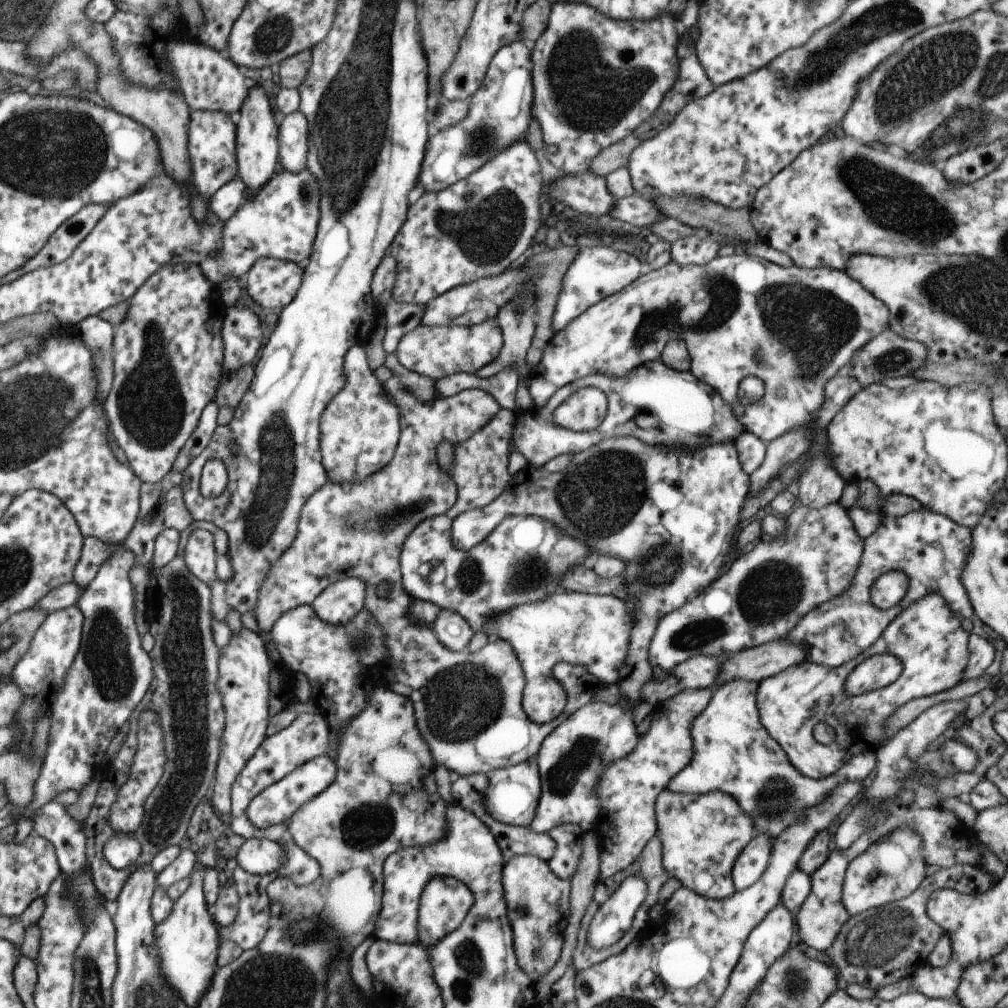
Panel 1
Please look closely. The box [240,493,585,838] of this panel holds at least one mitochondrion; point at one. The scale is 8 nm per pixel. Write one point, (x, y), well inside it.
(461, 701)

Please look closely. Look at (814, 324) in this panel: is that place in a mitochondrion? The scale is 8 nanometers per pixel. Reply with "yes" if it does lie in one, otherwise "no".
yes

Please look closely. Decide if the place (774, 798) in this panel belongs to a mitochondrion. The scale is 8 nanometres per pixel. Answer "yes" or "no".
yes

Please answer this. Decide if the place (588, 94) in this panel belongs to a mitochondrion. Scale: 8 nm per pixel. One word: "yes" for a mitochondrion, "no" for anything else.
yes

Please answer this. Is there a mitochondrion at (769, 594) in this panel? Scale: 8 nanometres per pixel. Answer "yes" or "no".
yes

